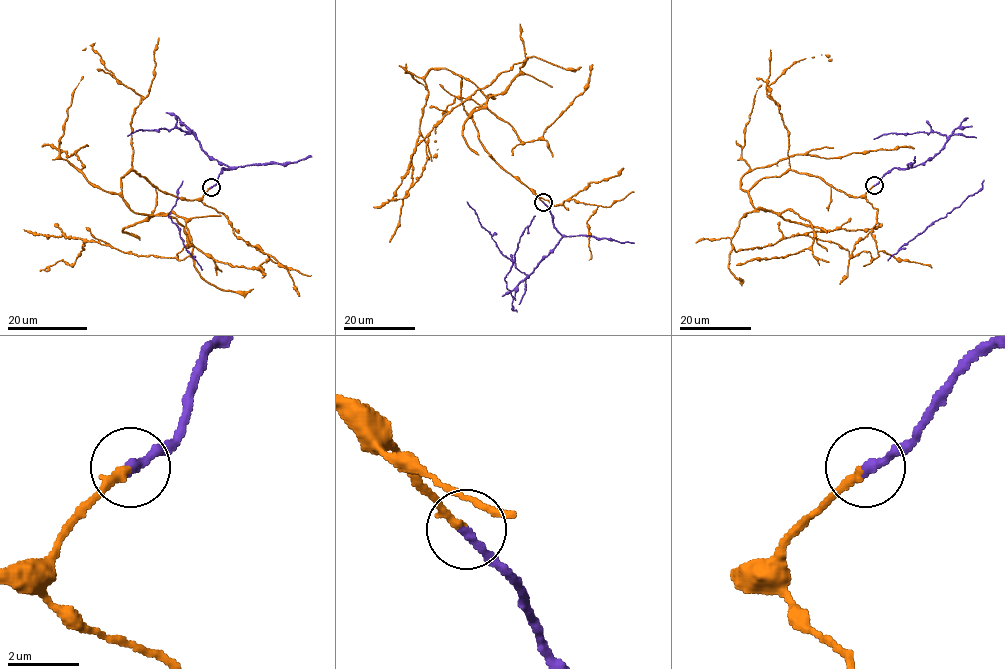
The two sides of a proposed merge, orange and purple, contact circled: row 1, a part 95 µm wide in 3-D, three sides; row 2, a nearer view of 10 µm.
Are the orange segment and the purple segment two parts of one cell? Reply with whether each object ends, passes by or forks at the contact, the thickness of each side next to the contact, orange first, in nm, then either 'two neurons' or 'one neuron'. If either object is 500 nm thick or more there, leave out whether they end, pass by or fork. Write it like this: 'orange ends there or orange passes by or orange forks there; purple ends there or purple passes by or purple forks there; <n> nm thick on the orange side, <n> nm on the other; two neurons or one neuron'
orange ends there; purple ends there; 240 nm thick on the orange side, 280 nm on the other; one neuron

